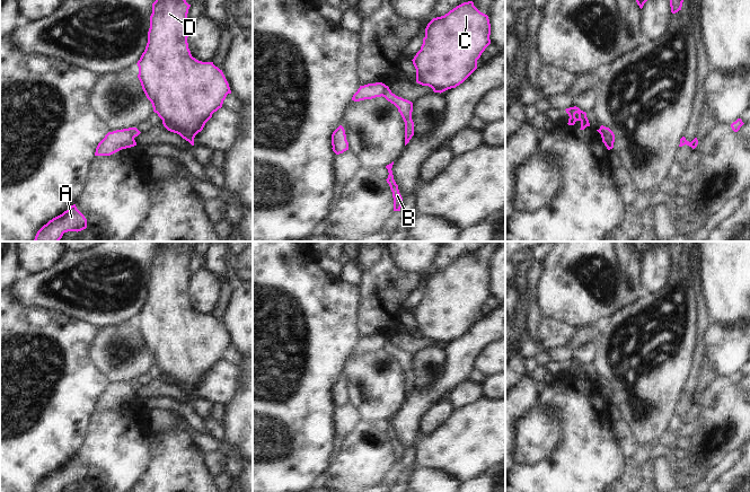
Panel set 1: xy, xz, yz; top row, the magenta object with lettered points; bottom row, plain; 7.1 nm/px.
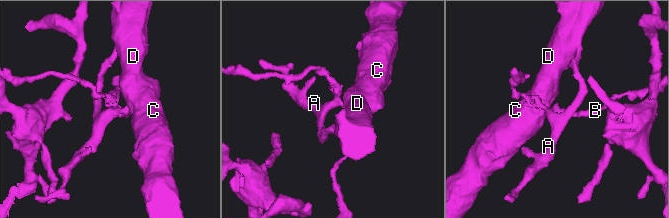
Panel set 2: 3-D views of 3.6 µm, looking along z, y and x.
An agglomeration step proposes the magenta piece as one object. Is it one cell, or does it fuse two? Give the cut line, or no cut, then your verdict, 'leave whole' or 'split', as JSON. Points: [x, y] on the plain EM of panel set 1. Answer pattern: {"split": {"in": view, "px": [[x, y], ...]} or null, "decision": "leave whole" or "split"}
{"split": {"in": "yz", "px": [[601, 386], [614, 394]]}, "decision": "split"}

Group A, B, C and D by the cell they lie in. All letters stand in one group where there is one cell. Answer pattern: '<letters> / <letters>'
A C D / B

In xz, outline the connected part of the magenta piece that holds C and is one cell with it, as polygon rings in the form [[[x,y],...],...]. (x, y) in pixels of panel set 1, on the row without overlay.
[[[473,254],[464,255],[448,266],[433,271],[425,281],[421,302],[414,309],[416,335],[443,345],[462,336],[476,322],[477,313],[491,297],[488,269],[480,265]]]

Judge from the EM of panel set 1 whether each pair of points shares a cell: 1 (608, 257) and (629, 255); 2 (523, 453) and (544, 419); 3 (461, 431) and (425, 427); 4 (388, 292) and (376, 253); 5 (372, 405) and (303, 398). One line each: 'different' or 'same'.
1: different
2: same
3: different
4: same
5: different

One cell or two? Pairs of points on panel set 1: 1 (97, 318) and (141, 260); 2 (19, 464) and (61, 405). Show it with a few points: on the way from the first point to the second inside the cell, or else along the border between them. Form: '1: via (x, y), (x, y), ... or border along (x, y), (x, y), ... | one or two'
1: via (117, 310), (138, 300), (147, 283), (143, 280) | one
2: via (19, 449), (46, 420) | one

